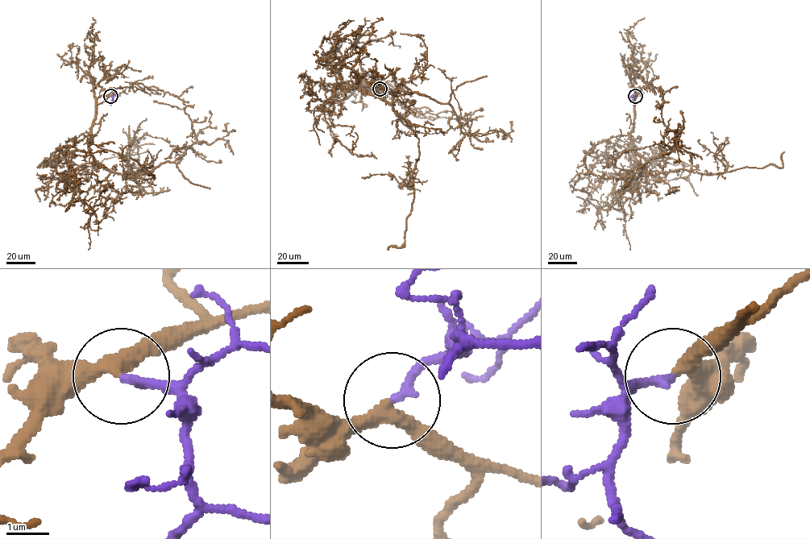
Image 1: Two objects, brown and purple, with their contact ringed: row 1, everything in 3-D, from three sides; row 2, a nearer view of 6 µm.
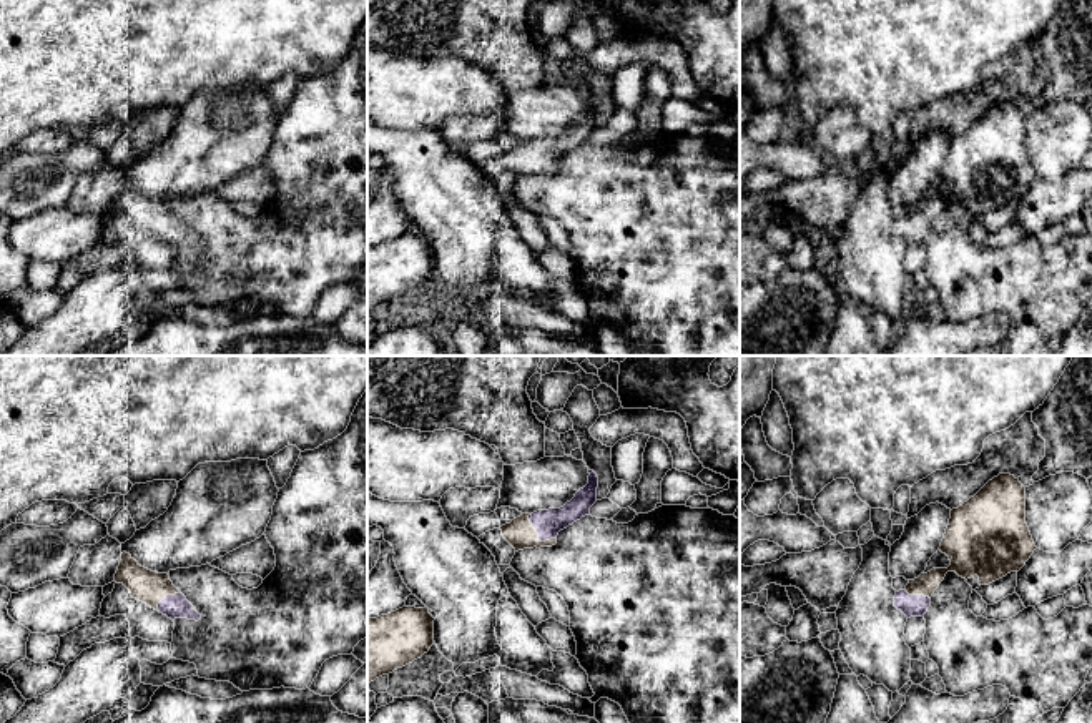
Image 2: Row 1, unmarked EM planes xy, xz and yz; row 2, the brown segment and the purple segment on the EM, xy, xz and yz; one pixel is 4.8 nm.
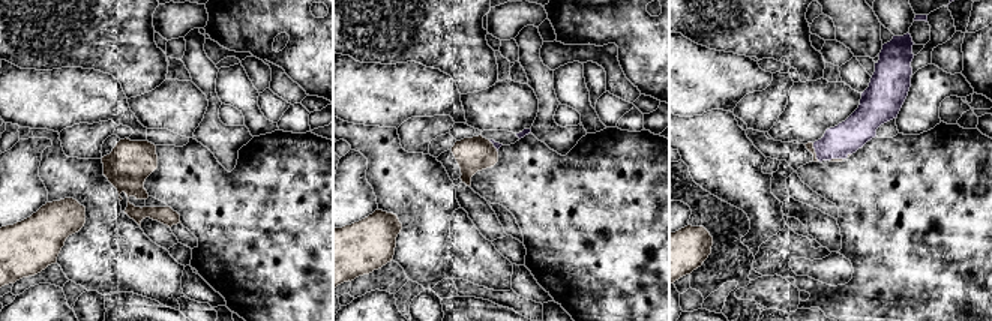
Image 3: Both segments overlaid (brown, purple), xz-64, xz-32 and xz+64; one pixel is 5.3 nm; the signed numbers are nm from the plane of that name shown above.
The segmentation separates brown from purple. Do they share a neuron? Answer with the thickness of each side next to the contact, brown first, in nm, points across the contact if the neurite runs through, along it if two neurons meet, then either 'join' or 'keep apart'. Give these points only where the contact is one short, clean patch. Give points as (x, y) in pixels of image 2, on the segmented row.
140 nm thick on the brown side, 130 nm on the other; runs through xz (521, 534), (537, 536), (549, 522); join

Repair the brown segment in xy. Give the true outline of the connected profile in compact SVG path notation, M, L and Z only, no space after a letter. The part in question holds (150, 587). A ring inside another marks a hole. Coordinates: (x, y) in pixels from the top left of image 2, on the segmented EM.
M126 552L121 553L121 560L115 573L115 582L123 583L133 598L146 603L171 620L201 620L201 615L173 585L168 573L158 573L141 567Z

